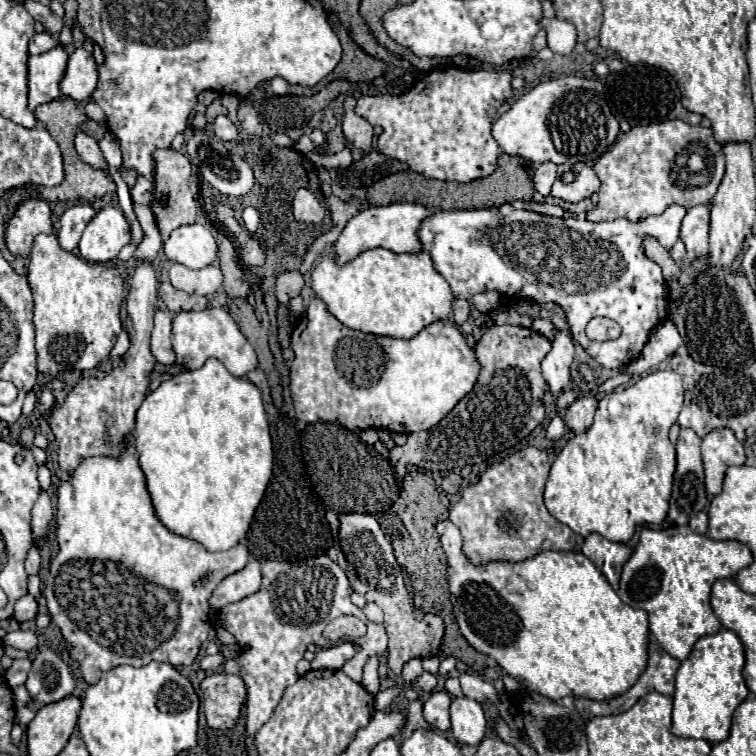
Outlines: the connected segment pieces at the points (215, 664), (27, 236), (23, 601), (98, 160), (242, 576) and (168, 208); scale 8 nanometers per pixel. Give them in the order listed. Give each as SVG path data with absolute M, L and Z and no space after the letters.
M218 652L218 654L214 654L214 656L204 656L202 662L200 662L200 668L202 668L202 670L208 670L208 672L214 672L214 670L218 670L224 662L226 662L226 658Z
M44 198L22 200L6 224L6 246L14 256L28 258L34 236L52 232L52 210Z
M26 594L22 596L16 606L14 606L14 618L22 624L22 622L30 622L36 618L36 610L38 610L38 604L34 600L32 594Z
M82 132L76 134L76 150L78 150L78 154L80 154L80 158L84 162L88 162L94 168L106 170L106 162L104 162L104 158L100 154L98 142L94 138L90 138L88 134L82 134Z
M250 560L240 572L234 572L232 576L226 576L218 588L214 590L210 598L212 610L220 610L226 604L238 602L254 592L260 590L262 582L262 566L258 560Z
M156 150L152 156L154 156L154 196L150 208L156 218L162 240L168 240L172 230L184 224L192 224L196 220L196 200L188 190L190 160L182 152L174 150Z

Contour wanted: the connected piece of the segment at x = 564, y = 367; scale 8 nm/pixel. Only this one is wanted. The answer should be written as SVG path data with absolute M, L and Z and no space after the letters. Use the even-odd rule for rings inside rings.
M558 330L556 340L552 342L552 350L542 360L544 380L554 396L558 396L570 384L572 360L574 360L574 342L566 332Z

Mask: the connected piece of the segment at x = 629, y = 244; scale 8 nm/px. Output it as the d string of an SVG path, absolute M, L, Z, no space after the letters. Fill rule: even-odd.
M504 204L500 208L490 210L456 210L444 212L438 210L430 218L426 218L420 226L420 242L426 252L430 252L436 270L446 278L456 298L472 298L476 292L498 290L506 298L510 296L526 296L540 302L556 302L564 308L573 340L576 340L600 366L614 370L622 368L628 362L636 360L648 342L650 330L662 322L668 306L666 286L662 278L662 270L658 264L648 260L640 250L640 242L644 234L654 237L661 245L669 249L678 240L680 222L686 210L682 206L668 206L660 216L648 216L640 222L628 220L612 220L612 222L588 222L586 218L552 218L542 216L528 210L516 210L512 204ZM606 316L616 320L622 326L622 336L618 340L594 342L587 337L586 324L596 318Z

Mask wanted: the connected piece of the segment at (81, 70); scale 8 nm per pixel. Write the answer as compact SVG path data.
M84 48L74 50L68 60L66 76L60 84L62 94L74 98L76 102L86 102L96 90L96 84L98 84L98 64L94 62L94 56Z

